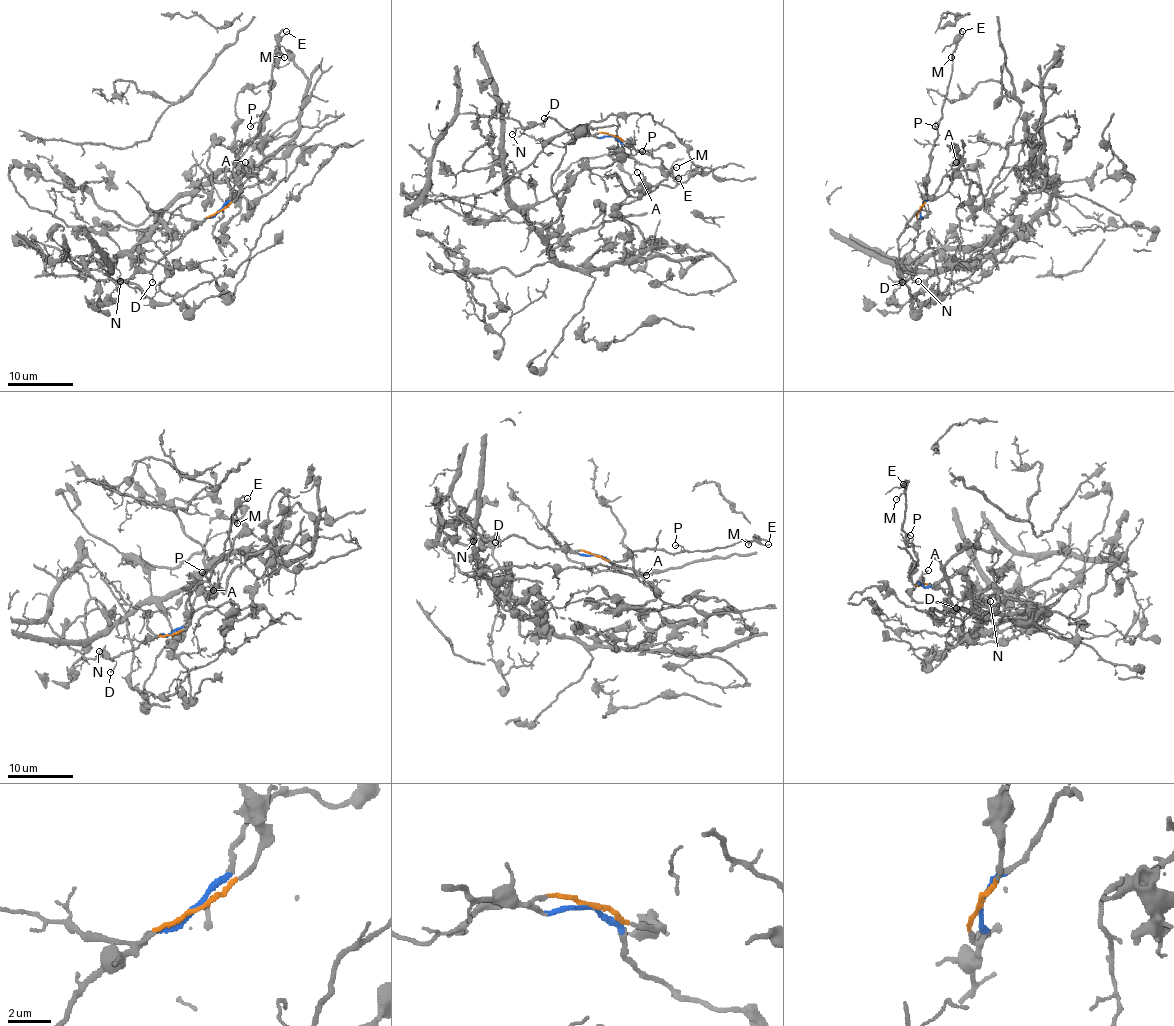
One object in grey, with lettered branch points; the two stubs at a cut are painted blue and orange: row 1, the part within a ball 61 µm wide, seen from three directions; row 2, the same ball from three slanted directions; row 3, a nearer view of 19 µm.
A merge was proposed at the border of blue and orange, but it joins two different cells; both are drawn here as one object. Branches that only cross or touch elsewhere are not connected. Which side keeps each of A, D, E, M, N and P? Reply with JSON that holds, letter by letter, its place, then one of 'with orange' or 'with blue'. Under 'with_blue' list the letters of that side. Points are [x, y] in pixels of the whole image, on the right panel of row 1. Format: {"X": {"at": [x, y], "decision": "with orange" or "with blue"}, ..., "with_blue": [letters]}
{"A": {"at": [956, 162], "decision": "with blue"}, "D": {"at": [902, 282], "decision": "with blue"}, "E": {"at": [962, 31], "decision": "with orange"}, "M": {"at": [951, 57], "decision": "with orange"}, "N": {"at": [918, 281], "decision": "with blue"}, "P": {"at": [935, 126], "decision": "with orange"}, "with_blue": ["A", "D", "N"]}

